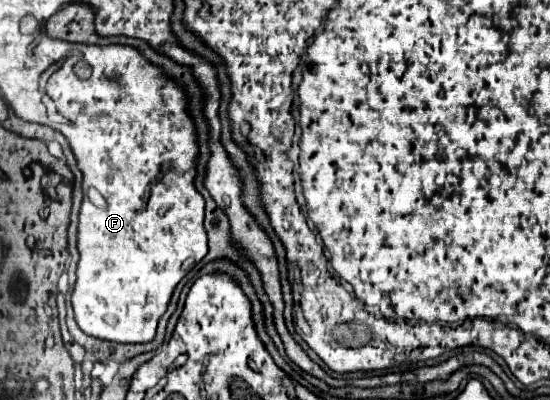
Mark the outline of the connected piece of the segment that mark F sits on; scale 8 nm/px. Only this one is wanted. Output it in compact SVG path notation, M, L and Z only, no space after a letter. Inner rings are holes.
M78 45L78 57L82 61L86 61L92 69L92 75L88 79L82 79L74 73L72 65L76 63L76 57L68 57L64 59L56 71L52 71L52 75L48 77L46 81L46 89L44 93L56 101L56 109L60 115L64 115L66 119L72 121L72 127L68 131L62 131L78 159L78 167L83 174L82 188L84 191L84 197L79 214L78 224L78 251L80 251L80 263L78 263L78 279L76 279L76 285L74 285L74 293L72 293L72 307L74 307L74 313L76 313L76 323L80 325L80 329L92 337L98 337L98 339L108 339L108 341L118 341L118 343L146 343L146 341L152 341L154 335L156 335L156 325L158 325L158 319L164 315L168 303L170 303L170 297L172 297L172 291L174 287L180 283L180 279L208 253L208 245L206 245L206 230L204 228L204 216L205 216L205 200L194 187L194 177L196 177L196 163L198 163L198 129L194 125L194 119L188 115L186 111L186 105L188 105L188 97L186 97L186 91L184 91L184 85L178 83L176 79L168 77L162 67L154 65L152 61L148 61L144 57L144 53L138 49L138 47L132 47L132 45ZM162 163L172 163L170 171L164 173L164 177L156 183L158 175L160 175L160 167Z

